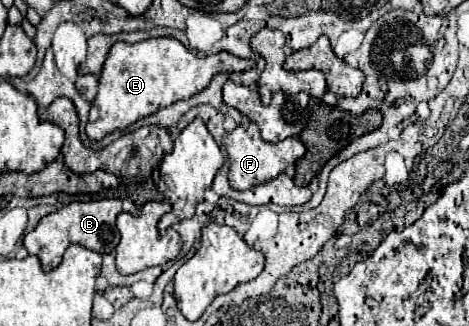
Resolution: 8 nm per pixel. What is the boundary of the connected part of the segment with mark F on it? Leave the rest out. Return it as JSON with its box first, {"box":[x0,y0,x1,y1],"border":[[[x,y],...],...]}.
{"box":[223,123,305,191],"border":[[[255,123],[239,125],[235,131],[227,133],[223,137],[223,147],[227,149],[227,157],[229,157],[229,183],[233,189],[239,191],[275,179],[279,173],[285,171],[287,165],[293,165],[297,159],[305,155],[305,145],[297,137],[289,137],[279,143],[267,143],[259,137],[259,127]]]}

